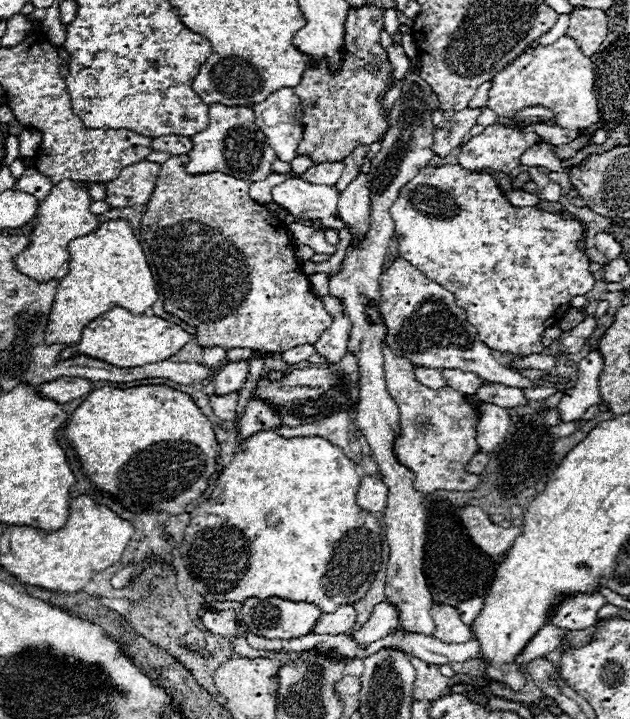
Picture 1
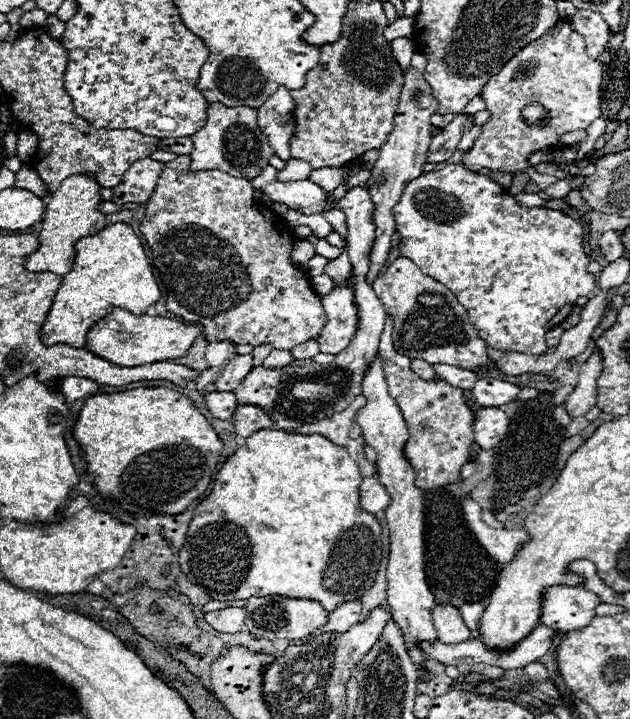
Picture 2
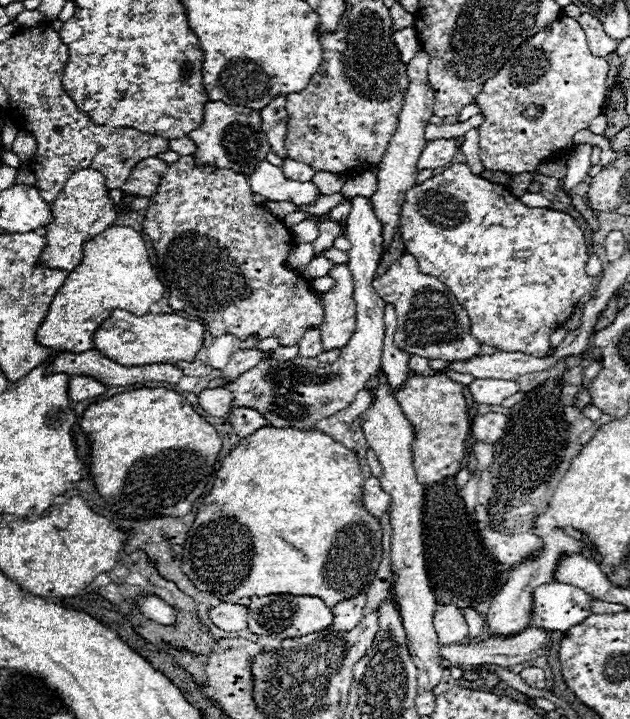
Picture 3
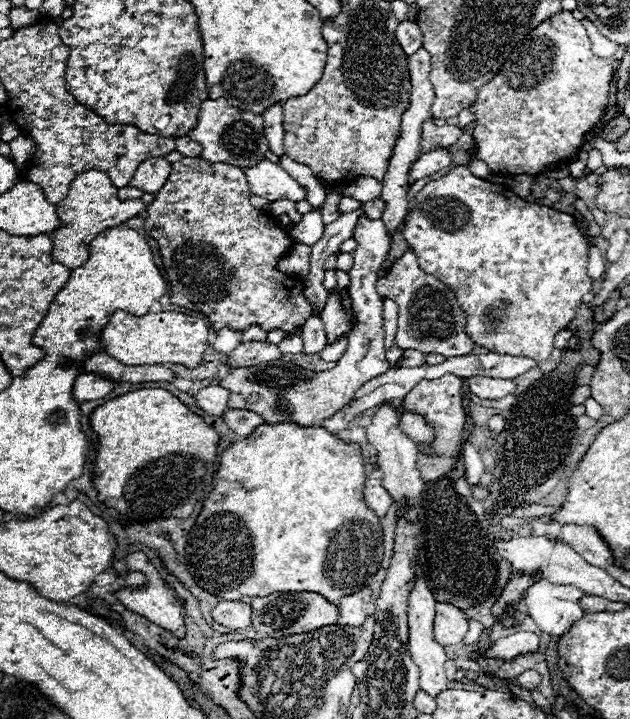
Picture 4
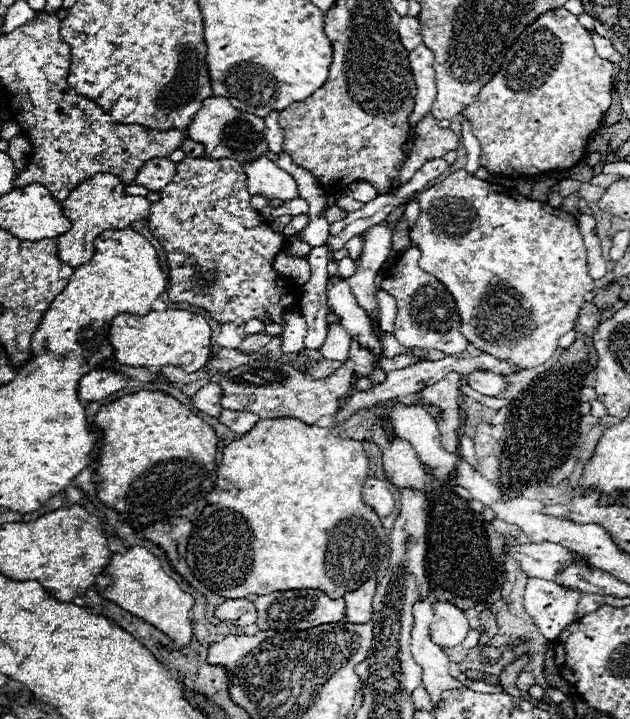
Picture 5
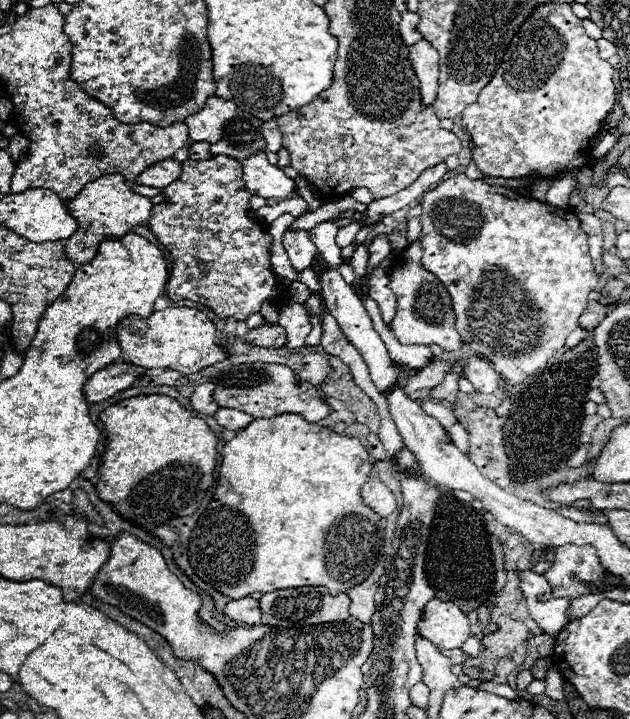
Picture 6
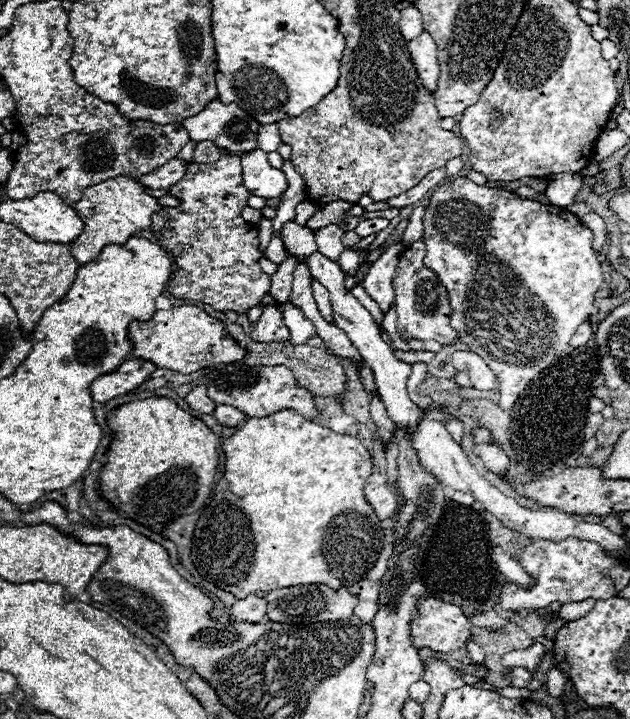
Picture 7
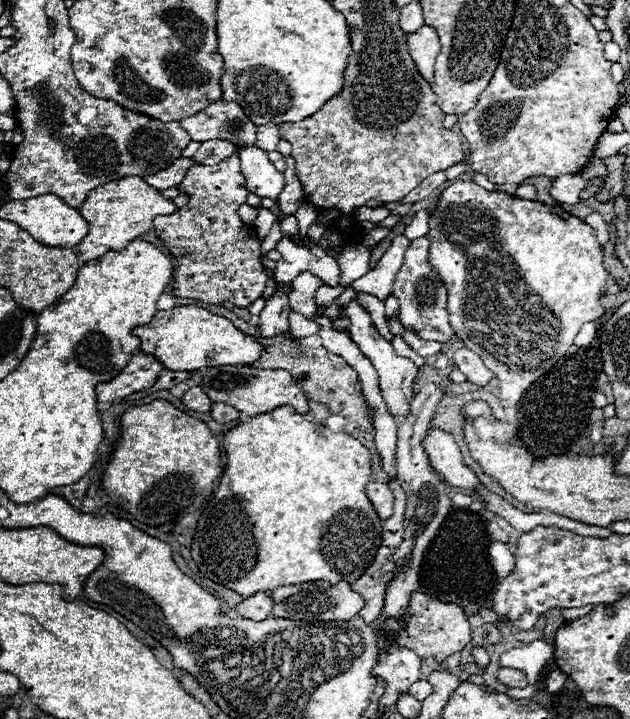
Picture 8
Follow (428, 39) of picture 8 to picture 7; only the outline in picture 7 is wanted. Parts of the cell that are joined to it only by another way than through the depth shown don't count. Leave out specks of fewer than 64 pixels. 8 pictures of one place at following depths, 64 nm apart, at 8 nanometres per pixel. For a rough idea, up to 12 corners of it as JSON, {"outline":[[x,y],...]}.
{"outline":[[428,32],[408,42],[424,88],[438,86],[438,48]]}

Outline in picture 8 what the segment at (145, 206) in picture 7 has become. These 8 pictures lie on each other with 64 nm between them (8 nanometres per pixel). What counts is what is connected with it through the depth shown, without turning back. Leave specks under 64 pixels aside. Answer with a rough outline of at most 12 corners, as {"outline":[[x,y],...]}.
{"outline":[[138,176],[94,188],[78,208],[86,262],[152,230],[176,206]]}

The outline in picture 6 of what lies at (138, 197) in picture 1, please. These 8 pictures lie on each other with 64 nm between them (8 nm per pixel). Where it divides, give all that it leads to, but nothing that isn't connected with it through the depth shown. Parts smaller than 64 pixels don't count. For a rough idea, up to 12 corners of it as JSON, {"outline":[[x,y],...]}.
{"outline":[[168,158],[146,168],[136,184],[166,188],[180,176],[180,162]]}

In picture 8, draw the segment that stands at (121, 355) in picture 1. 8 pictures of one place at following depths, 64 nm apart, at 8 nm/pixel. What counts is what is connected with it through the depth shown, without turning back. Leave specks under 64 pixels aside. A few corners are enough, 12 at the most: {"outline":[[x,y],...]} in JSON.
{"outline":[[200,306],[136,326],[164,368],[250,364],[262,346]]}

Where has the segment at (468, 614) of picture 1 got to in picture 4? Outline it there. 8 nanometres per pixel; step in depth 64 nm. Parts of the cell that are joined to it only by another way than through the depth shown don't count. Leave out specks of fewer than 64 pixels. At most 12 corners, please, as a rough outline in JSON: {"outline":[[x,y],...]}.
{"outline":[[468,620],[470,628],[464,644],[476,644],[484,626],[478,620]]}

